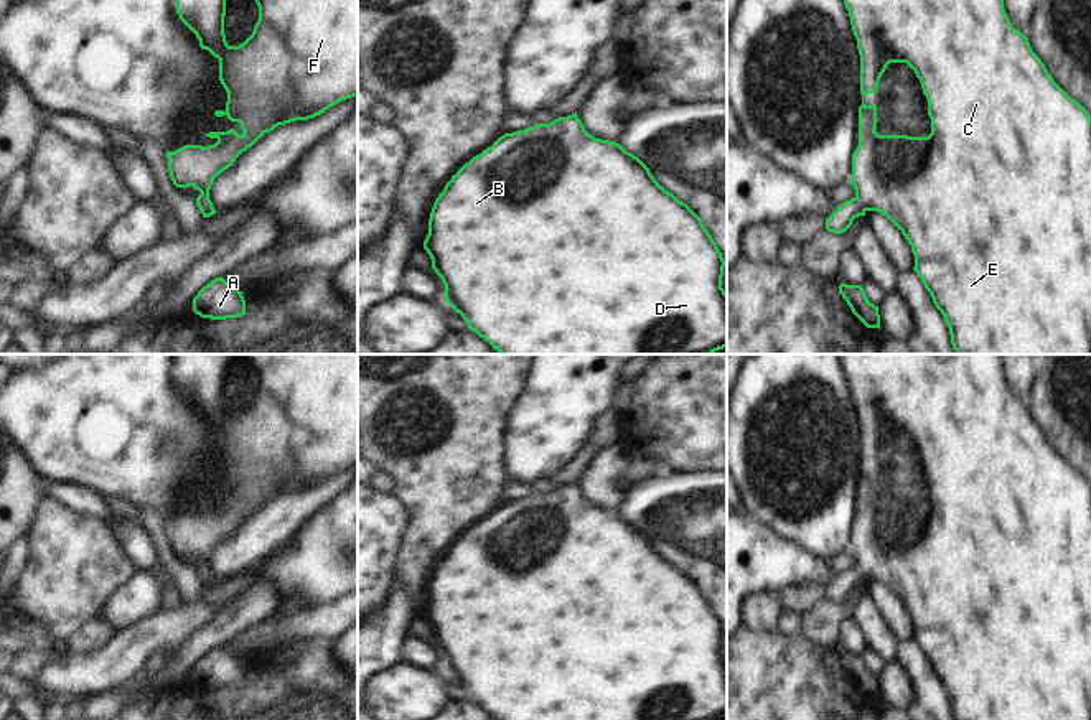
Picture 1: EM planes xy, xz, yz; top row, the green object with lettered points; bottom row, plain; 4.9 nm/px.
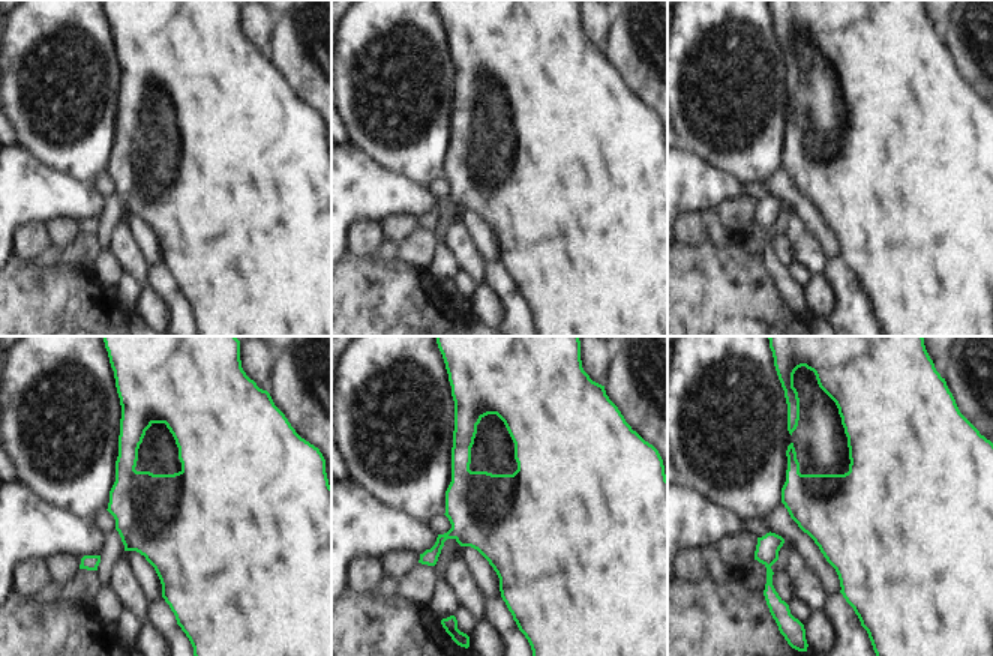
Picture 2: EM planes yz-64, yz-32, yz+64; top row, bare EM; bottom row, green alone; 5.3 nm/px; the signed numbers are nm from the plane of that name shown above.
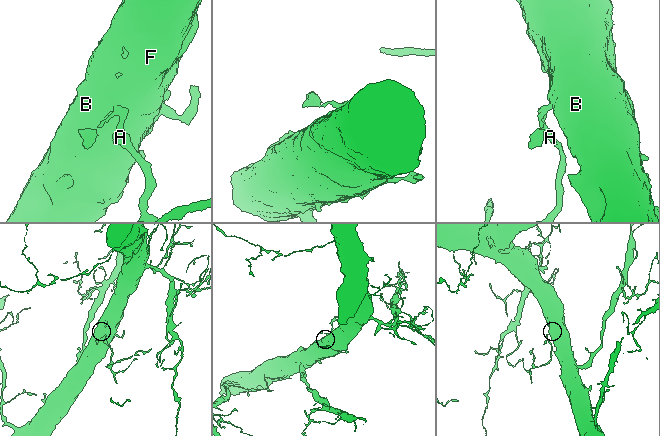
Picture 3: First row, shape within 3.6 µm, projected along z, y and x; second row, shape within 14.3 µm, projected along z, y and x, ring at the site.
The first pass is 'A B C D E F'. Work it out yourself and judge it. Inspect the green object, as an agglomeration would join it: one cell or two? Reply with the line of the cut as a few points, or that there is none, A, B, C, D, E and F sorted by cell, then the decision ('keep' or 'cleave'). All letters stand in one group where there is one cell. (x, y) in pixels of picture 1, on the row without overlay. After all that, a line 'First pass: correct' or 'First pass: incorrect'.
no cut; A B C D E F; keep
First pass: correct

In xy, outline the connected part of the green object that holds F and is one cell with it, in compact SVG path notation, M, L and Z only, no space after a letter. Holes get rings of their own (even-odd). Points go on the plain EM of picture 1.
M180 354L176 382L196 404L201 418L208 418L219 428L219 450L227 461L227 471L226 478L216 479L214 484L226 484L231 491L239 491L244 499L242 504L234 498L209 501L206 506L216 507L214 514L185 514L175 521L166 521L173 554L198 559L201 563L196 567L196 573L203 587L209 587L216 583L209 568L214 547L232 535L236 527L264 503L279 494L313 488L338 471L358 465L358 354ZM234 362L252 366L259 376L254 400L239 415L229 415L224 404L226 369Z

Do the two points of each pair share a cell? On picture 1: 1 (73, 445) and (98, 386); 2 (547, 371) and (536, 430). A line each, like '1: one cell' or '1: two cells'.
1: one cell
2: one cell

